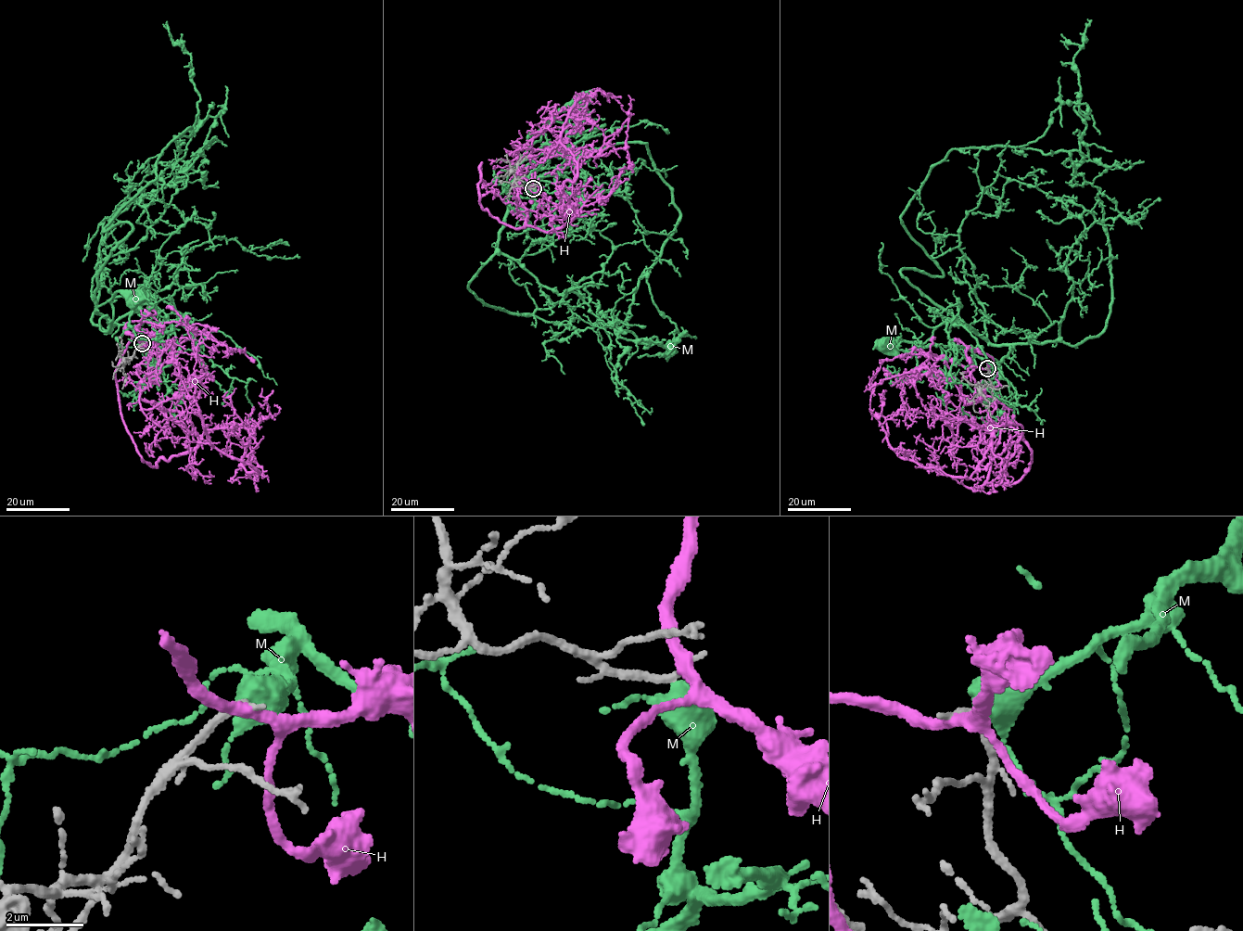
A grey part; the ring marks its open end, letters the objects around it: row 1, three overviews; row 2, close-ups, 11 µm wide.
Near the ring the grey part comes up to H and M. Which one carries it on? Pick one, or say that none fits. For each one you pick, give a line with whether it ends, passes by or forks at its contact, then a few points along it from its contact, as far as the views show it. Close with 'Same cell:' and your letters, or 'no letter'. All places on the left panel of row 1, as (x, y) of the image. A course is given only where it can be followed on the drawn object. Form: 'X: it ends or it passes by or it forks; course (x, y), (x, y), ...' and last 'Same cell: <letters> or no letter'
M: it passes by; course (142, 343), (146, 337), (95, 312), (141, 286), (133, 305), (147, 313), (154, 305), (144, 292), (136, 296)
Same cell: M

